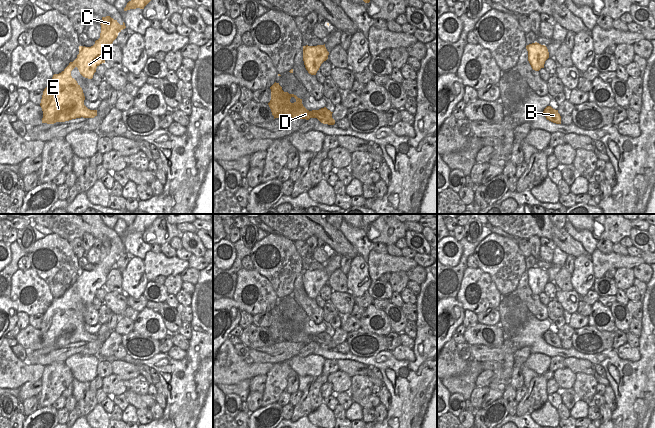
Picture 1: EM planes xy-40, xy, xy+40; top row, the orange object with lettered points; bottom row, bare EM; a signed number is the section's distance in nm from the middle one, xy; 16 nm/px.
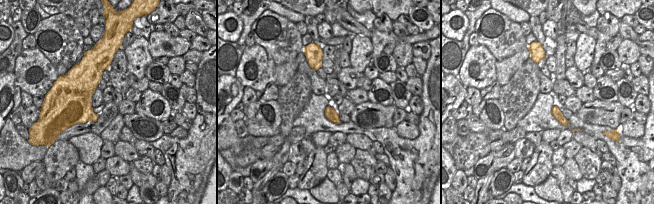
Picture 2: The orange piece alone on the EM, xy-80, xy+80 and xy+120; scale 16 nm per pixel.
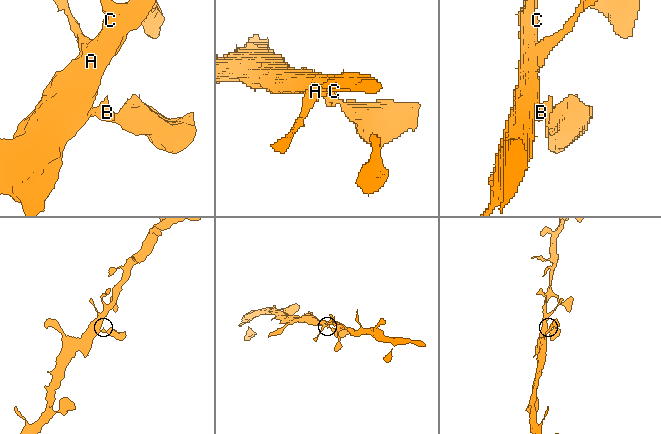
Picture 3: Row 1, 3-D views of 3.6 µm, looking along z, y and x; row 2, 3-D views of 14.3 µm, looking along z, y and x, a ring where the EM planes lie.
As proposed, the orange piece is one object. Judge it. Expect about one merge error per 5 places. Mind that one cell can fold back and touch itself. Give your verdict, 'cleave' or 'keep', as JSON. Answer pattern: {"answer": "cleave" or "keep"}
{"answer": "keep"}

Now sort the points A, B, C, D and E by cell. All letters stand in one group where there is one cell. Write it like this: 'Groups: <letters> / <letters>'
Groups: A B C D E.

